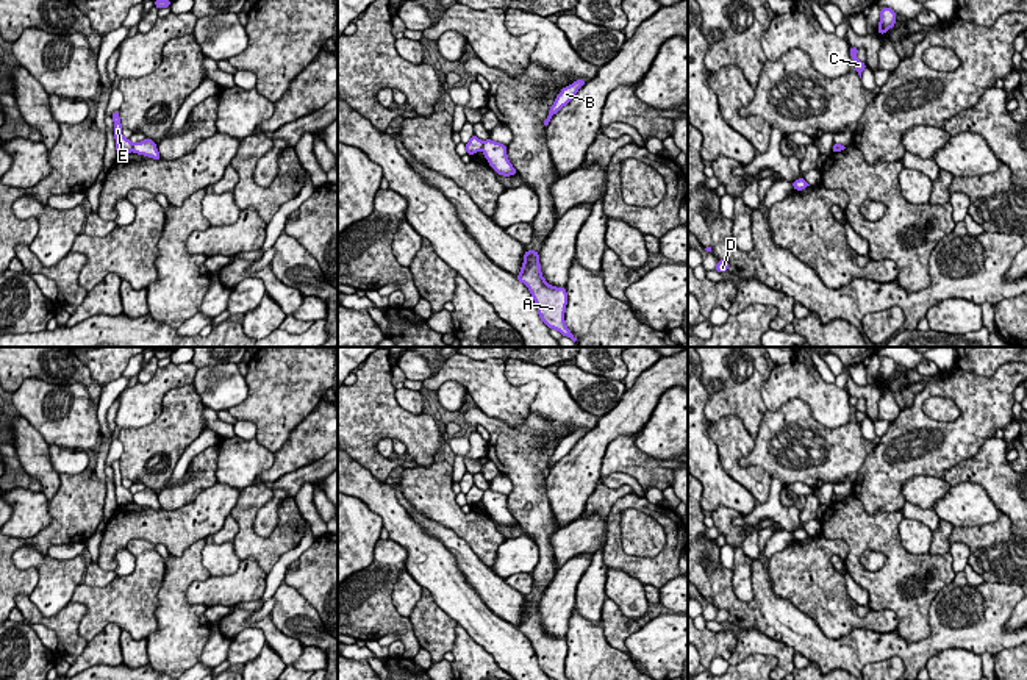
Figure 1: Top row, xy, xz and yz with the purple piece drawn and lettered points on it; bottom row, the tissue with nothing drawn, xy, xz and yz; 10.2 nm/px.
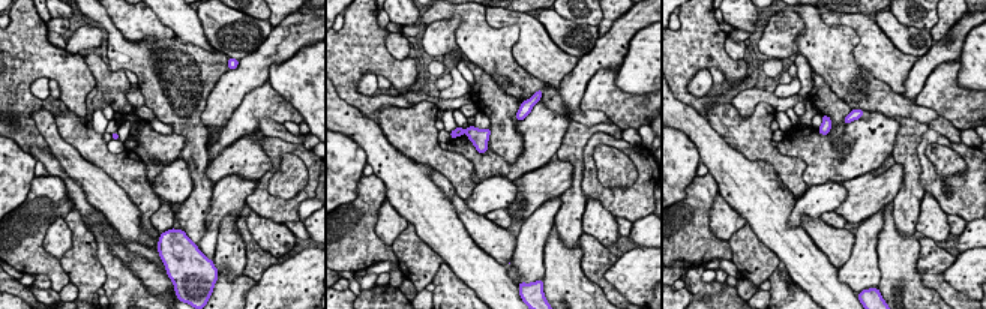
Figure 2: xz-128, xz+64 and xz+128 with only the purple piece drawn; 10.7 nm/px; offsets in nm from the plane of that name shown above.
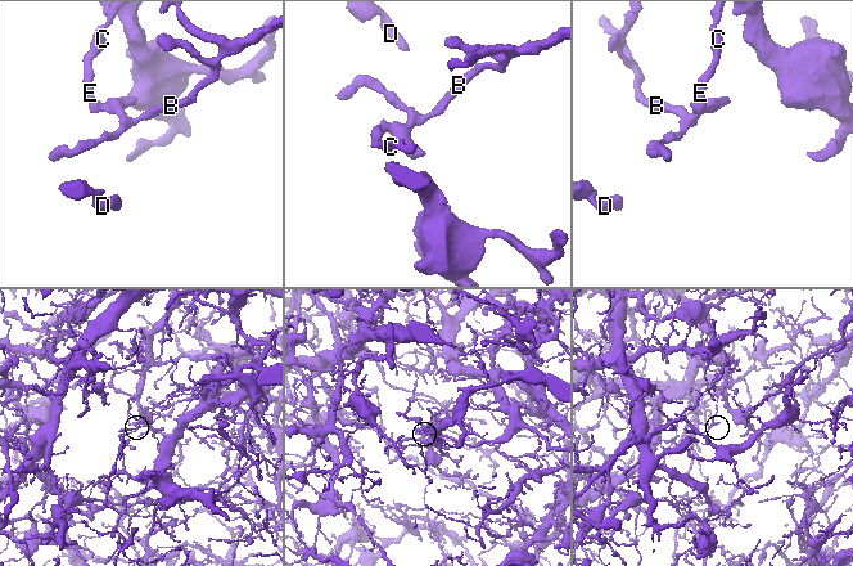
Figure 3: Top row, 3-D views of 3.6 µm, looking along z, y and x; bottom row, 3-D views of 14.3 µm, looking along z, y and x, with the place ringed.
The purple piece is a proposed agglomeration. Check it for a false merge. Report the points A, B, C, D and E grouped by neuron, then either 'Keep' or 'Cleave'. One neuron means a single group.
Groups: A C D E / B. Cleave

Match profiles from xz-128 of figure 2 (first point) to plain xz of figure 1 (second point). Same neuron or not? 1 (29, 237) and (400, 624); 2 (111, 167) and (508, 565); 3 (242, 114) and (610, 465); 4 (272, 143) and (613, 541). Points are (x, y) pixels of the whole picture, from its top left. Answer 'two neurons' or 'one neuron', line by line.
1: one neuron
2: two neurons
3: one neuron
4: one neuron

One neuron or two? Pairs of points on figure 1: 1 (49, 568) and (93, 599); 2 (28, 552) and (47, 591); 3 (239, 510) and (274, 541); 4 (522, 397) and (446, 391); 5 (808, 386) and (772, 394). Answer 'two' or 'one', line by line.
1: two
2: one
3: one
4: two
5: one

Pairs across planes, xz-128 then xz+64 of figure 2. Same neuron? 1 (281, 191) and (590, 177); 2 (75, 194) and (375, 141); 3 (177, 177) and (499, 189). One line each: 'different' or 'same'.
1: different
2: same
3: same

